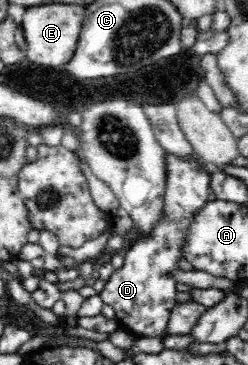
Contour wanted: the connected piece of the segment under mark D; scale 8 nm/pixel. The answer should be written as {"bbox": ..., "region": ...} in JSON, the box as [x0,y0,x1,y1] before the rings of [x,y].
{"bbox":[98,152,210,337],"region":[[[164,152],[166,162],[165,215],[164,221],[153,229],[153,237],[143,236],[129,248],[124,256],[124,265],[115,270],[106,281],[103,290],[98,293],[104,303],[111,305],[115,311],[116,320],[132,335],[147,337],[162,337],[170,309],[176,304],[176,280],[168,274],[179,269],[182,254],[178,253],[186,234],[186,219],[194,215],[208,202],[210,189],[210,172],[199,156],[176,155]]]}

